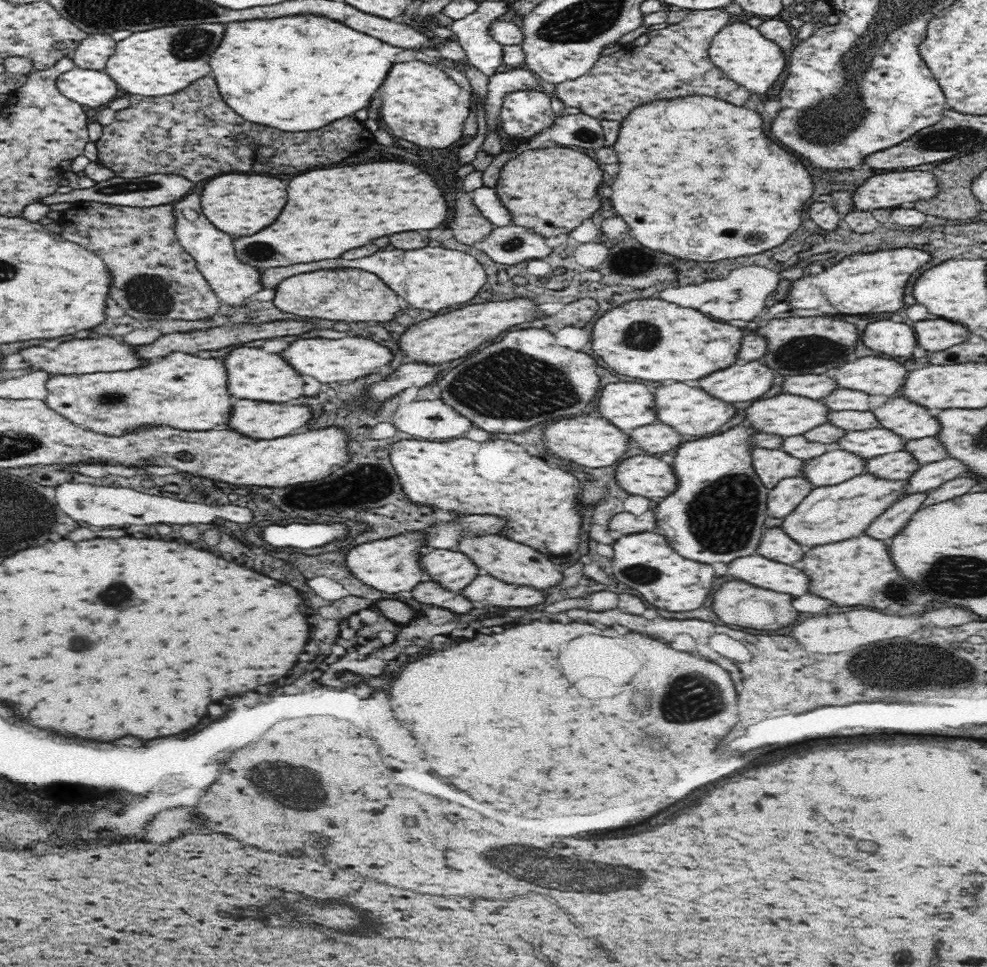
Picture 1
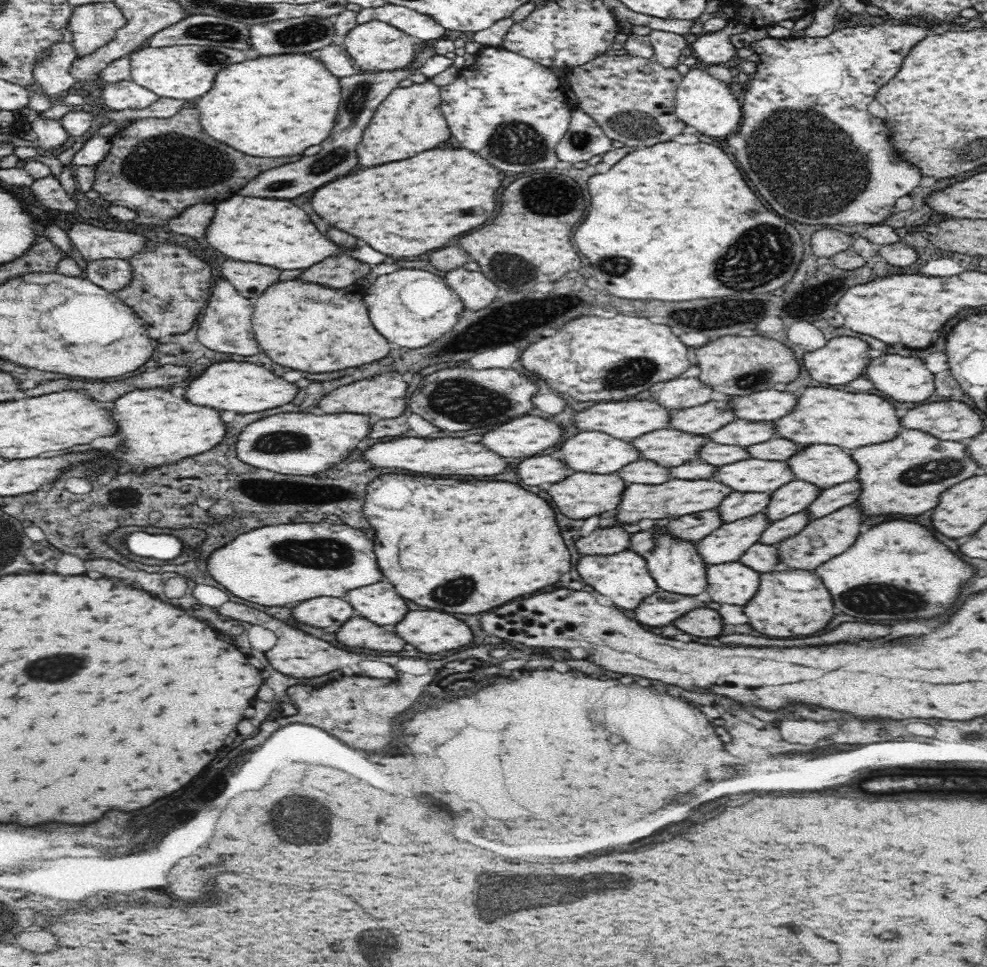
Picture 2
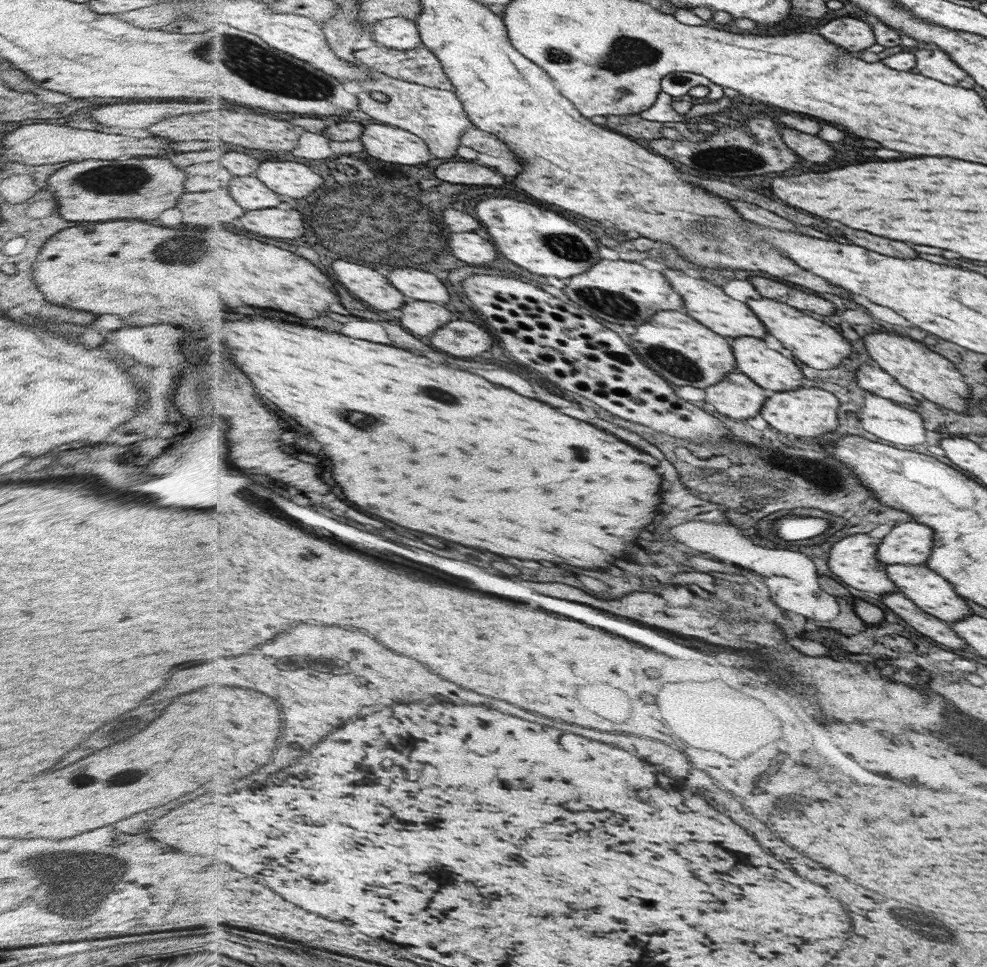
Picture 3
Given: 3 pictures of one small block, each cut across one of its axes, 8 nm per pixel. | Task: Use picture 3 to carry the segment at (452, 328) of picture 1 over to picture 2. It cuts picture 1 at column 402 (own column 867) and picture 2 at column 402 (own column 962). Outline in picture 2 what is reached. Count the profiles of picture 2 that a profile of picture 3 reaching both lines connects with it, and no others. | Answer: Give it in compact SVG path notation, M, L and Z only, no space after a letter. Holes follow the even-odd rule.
M384 370L378 376L359 379L358 382L352 382L352 384L346 384L346 386L332 390L319 400L318 406L325 413L367 413L373 420L396 418L406 408L407 391L408 386L405 381L402 381L402 373L398 370L392 370L392 372Z

